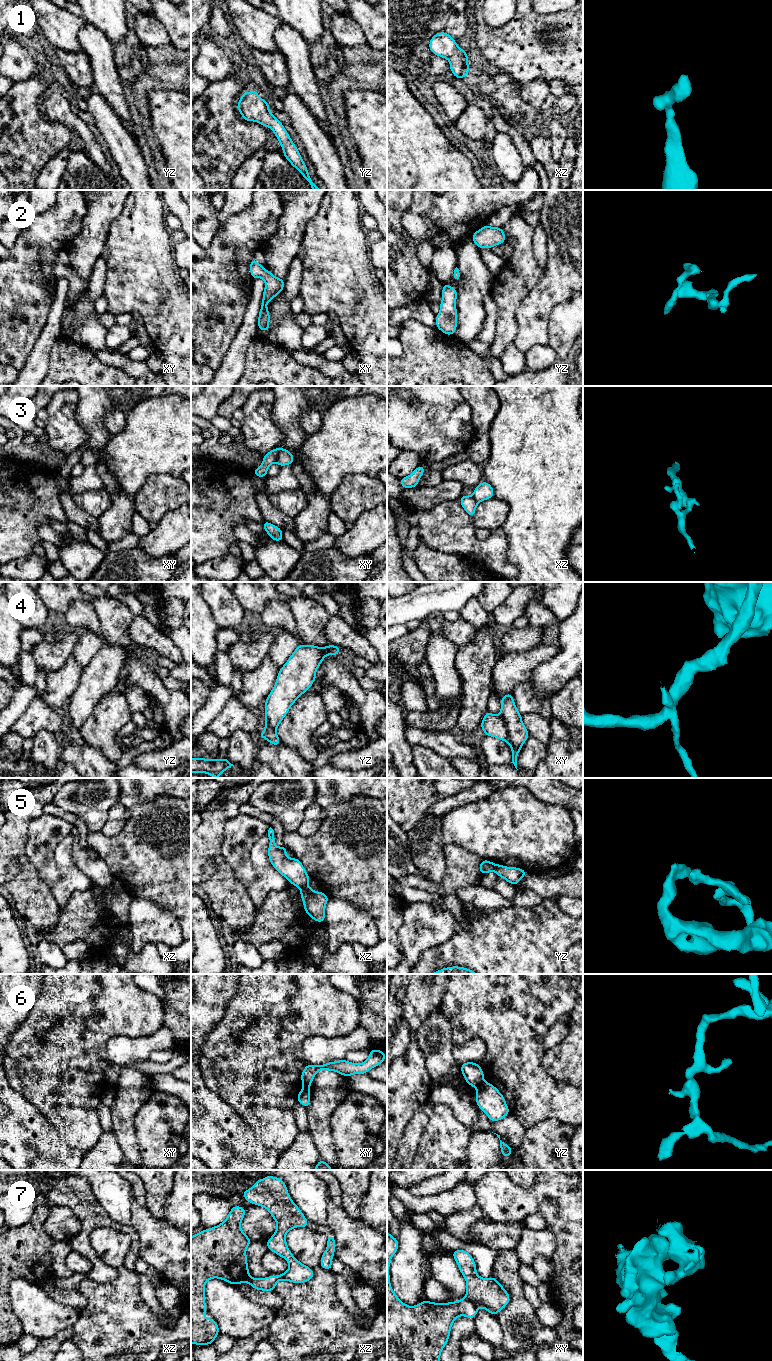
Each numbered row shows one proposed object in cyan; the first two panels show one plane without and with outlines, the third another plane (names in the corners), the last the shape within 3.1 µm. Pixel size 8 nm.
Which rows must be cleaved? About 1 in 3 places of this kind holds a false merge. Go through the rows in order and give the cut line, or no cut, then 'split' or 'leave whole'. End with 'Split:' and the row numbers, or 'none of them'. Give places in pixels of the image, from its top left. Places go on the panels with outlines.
1: cut none; leave whole
2: cut none; leave whole
3: cut xy (280, 448), (275, 461); split
4: cut xy (499, 714), (507, 731), (508, 743), (517, 754); split
5: cut xz (307, 883), (301, 888); split
6: cut yz (484, 1082), (477, 1088); split
7: cut xy (465, 1296), (478, 1306); split
Split: 3, 4, 5, 6, 7

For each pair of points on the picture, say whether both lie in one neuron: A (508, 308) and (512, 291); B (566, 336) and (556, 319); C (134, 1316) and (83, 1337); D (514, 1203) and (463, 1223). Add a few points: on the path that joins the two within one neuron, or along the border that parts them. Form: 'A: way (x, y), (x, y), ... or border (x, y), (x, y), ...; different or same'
A: way (508, 304), (508, 295); same
B: way (564, 332), (564, 327), (560, 323); same
C: way (121, 1329), (118, 1332), (100, 1332), (96, 1334); same
D: border (477, 1204), (481, 1211), (489, 1218); different

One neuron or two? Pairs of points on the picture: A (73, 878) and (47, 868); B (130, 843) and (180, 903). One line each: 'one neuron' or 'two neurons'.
A: two neurons
B: one neuron

